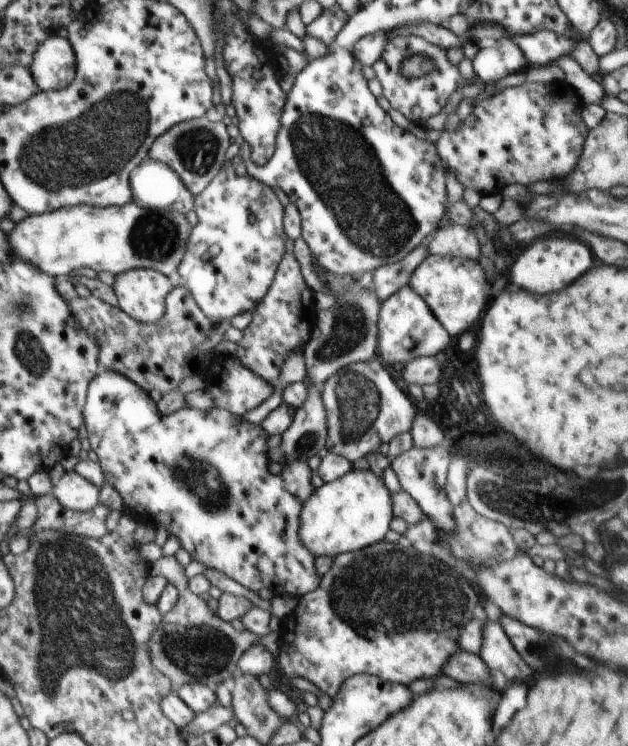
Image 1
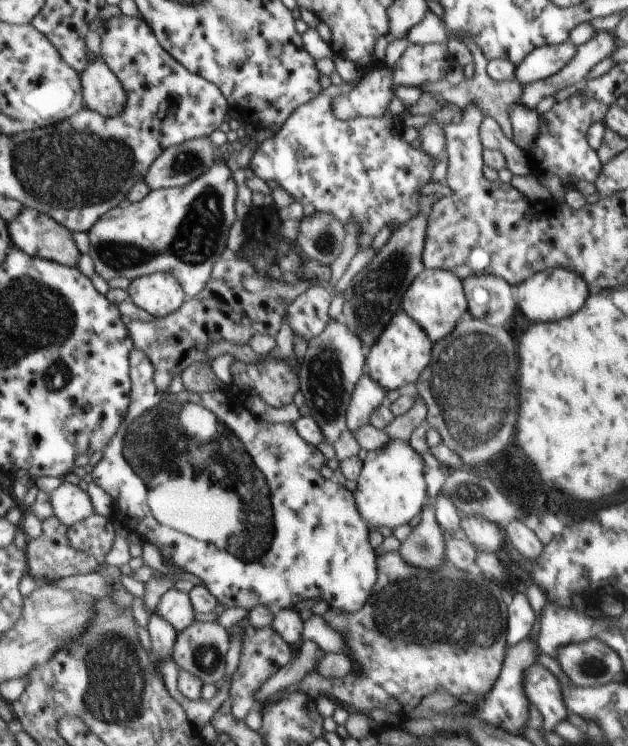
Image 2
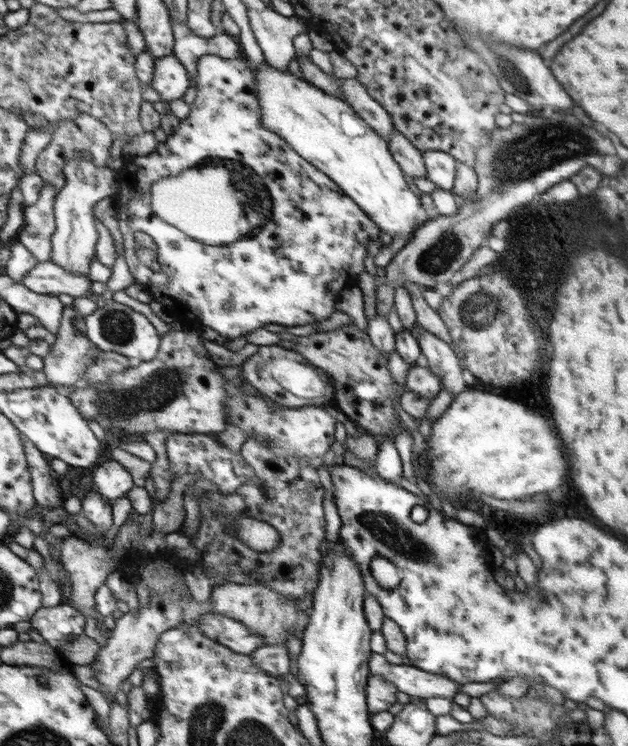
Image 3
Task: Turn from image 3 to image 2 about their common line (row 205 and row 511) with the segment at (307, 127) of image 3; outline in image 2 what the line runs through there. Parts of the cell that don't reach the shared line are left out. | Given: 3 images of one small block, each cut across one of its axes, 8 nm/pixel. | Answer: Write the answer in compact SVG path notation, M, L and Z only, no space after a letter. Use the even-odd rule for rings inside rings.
M390 440L388 445L368 452L363 460L360 478L356 481L356 508L368 528L396 528L410 522L426 504L424 462L418 452L404 440Z

